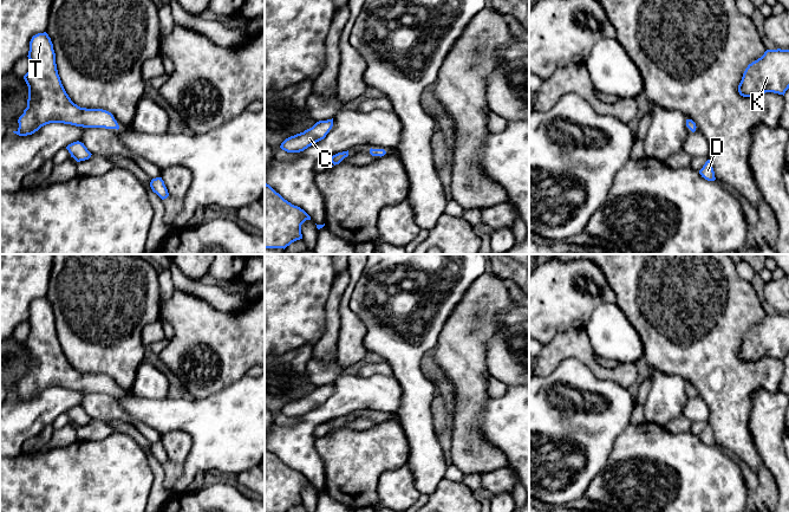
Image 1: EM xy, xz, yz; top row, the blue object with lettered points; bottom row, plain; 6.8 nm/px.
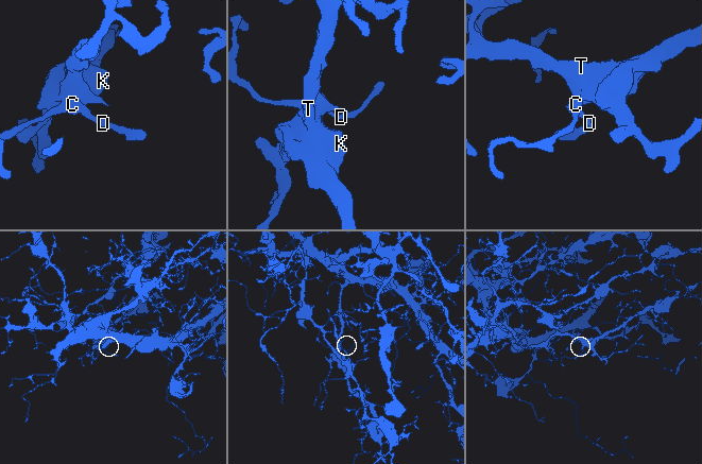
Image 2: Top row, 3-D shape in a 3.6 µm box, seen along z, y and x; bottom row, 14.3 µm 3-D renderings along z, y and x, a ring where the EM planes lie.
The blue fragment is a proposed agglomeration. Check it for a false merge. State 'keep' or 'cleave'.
keep

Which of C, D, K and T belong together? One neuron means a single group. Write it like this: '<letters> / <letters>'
C D K T

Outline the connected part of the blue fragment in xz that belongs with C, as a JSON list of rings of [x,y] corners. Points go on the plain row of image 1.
[[[333,383],[319,385],[304,397],[286,403],[280,413],[287,417],[300,417],[324,404],[333,391]]]

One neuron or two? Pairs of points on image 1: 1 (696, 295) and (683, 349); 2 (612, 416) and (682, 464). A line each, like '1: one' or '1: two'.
1: one
2: two

